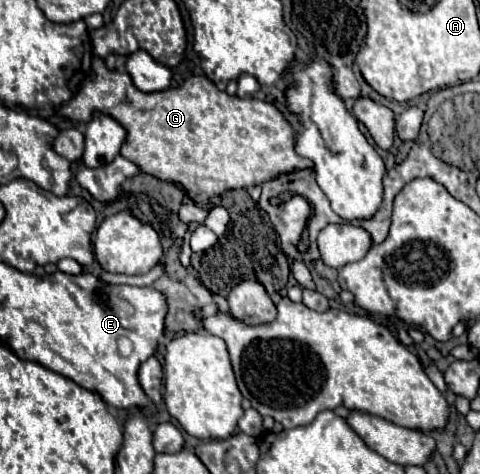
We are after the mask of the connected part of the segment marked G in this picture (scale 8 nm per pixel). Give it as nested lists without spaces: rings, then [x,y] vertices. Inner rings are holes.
[[[94,57],[92,71],[78,89],[78,93],[68,103],[56,107],[56,113],[66,121],[88,123],[92,119],[92,113],[96,111],[114,117],[126,129],[126,141],[120,149],[122,157],[132,161],[142,173],[154,175],[162,181],[180,183],[190,195],[190,199],[204,207],[210,207],[212,199],[228,189],[246,189],[252,185],[262,185],[264,181],[274,179],[282,173],[312,167],[310,159],[296,155],[292,127],[288,121],[284,121],[284,117],[274,105],[264,103],[260,99],[240,99],[236,95],[228,95],[204,75],[192,75],[180,87],[142,93],[134,87],[128,73],[110,71],[104,59]]]

